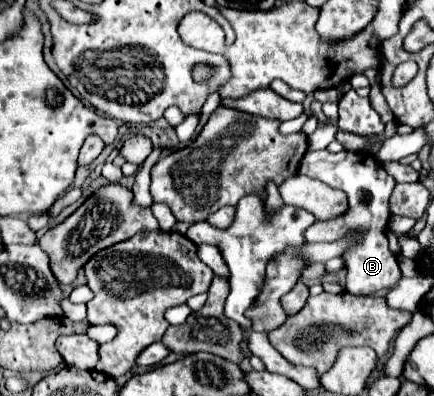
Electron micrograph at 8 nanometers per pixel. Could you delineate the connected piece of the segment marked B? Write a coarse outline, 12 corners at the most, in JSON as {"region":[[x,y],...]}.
{"region":[[306,152],[300,174],[348,194],[308,242],[364,238],[344,252],[346,292],[386,292],[402,272],[388,250],[396,180],[372,154]]}

